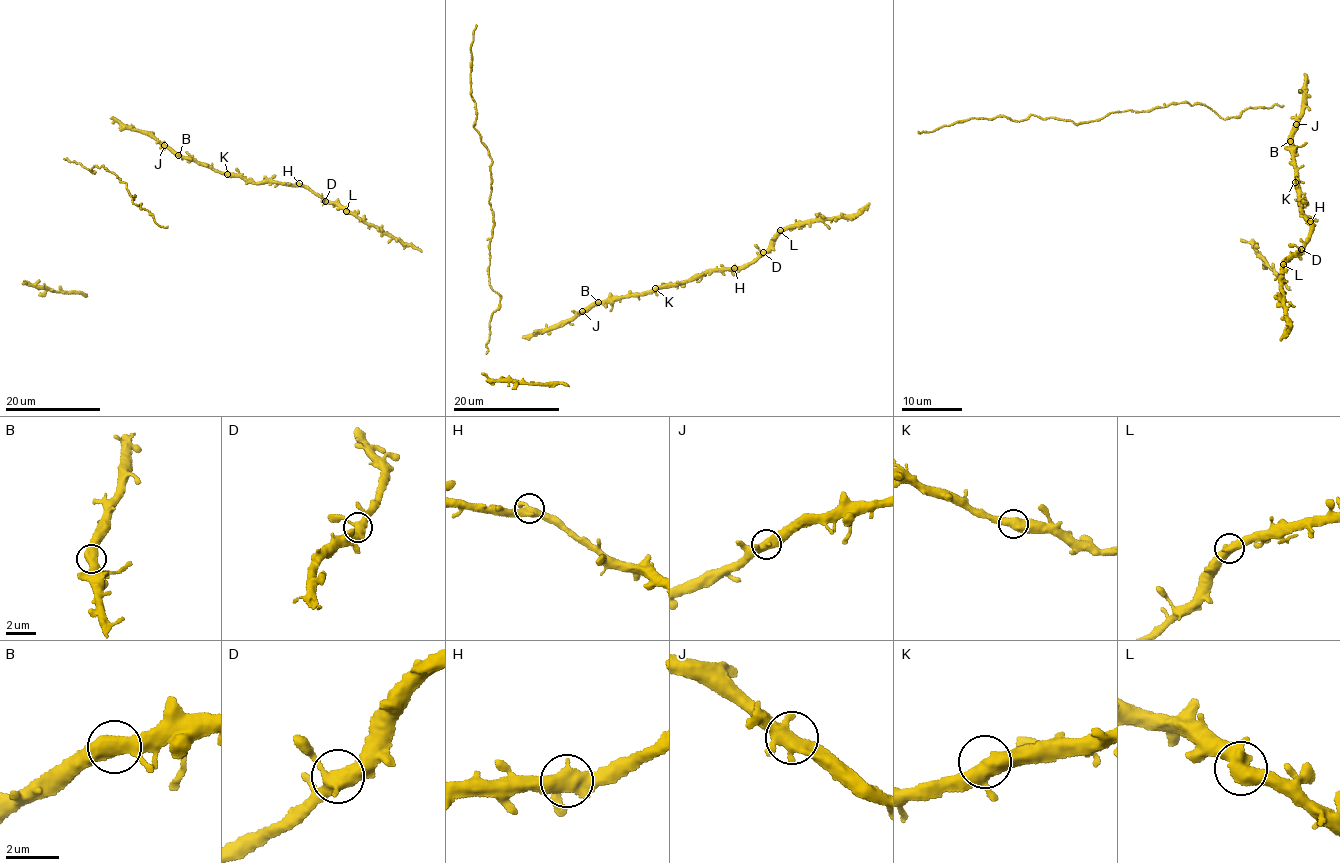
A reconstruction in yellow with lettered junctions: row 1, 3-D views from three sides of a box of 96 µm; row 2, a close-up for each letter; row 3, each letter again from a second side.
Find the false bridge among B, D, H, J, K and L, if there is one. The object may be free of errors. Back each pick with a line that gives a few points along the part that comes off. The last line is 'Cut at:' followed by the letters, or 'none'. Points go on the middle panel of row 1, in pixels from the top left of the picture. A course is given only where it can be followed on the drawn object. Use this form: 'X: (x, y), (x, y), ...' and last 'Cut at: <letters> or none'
Cut at: none

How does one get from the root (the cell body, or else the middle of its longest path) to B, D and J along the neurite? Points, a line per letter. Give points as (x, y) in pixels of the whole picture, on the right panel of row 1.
B: (1298, 92), (1306, 96), (1306, 106), (1290, 141)
D: (1298, 92), (1307, 101), (1293, 136), (1294, 176), (1303, 213), (1313, 224), (1301, 249)
J: (1298, 92), (1306, 96), (1307, 101), (1296, 124)

